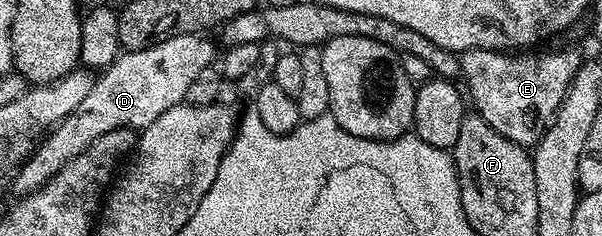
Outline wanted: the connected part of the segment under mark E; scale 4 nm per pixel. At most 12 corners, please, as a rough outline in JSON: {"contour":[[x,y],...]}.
{"contour":[[574,51],[460,55],[473,110],[539,143],[584,62]]}

